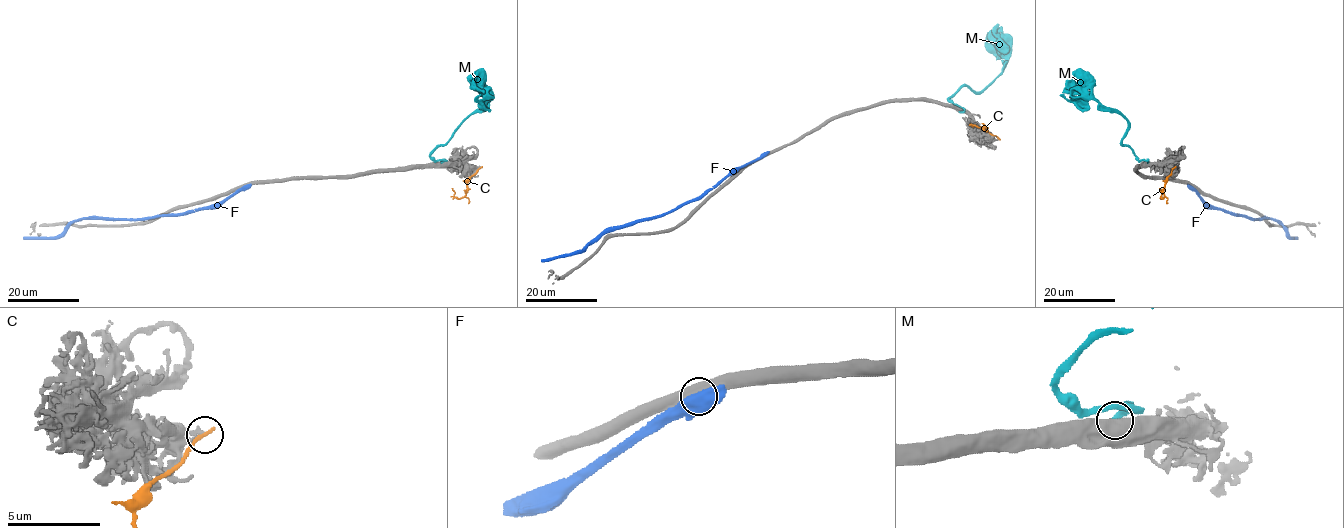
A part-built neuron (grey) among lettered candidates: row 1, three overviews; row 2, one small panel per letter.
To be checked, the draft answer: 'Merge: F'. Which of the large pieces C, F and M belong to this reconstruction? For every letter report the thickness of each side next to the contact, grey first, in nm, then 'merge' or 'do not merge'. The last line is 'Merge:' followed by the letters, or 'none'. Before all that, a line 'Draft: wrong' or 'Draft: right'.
Draft: wrong
C: 240/220 nm | do not merge
F: 550/600 nm | do not merge
M: 500/400 nm | merge
Merge: M

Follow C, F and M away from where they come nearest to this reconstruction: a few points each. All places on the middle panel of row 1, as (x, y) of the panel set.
C: (998, 138), (984, 128), (970, 123)
F: (764, 154), (730, 172), (699, 196), (662, 214), (610, 228), (582, 250), (541, 261)
M: (959, 112), (963, 110), (949, 98), (963, 86), (980, 92), (1002, 72), (997, 23)

